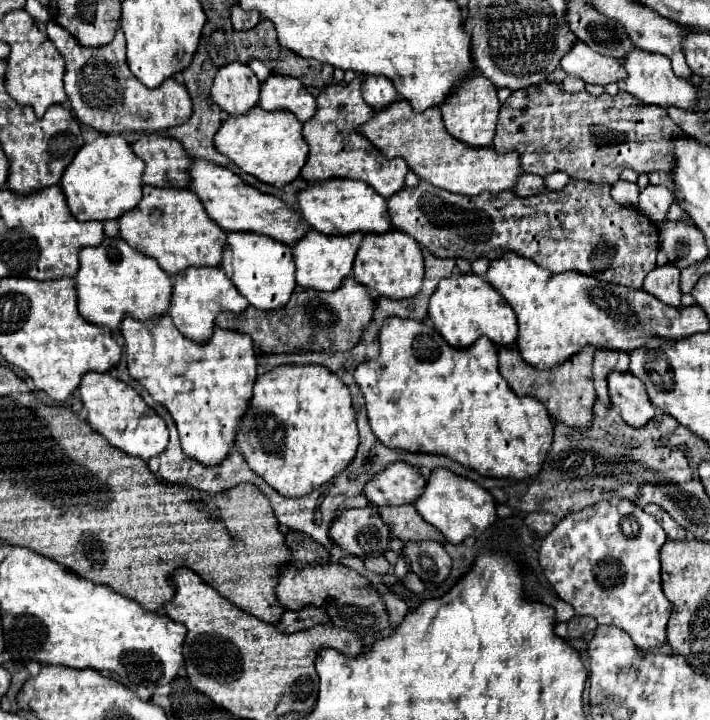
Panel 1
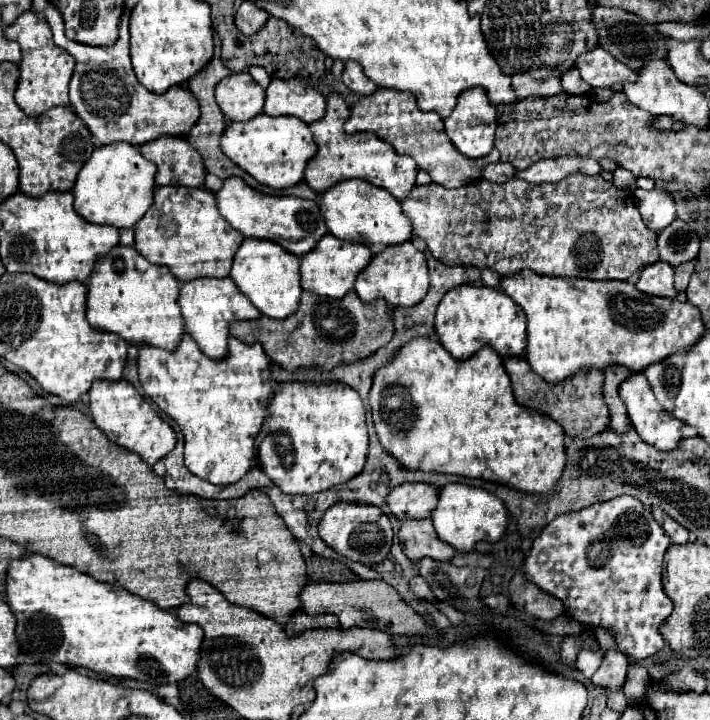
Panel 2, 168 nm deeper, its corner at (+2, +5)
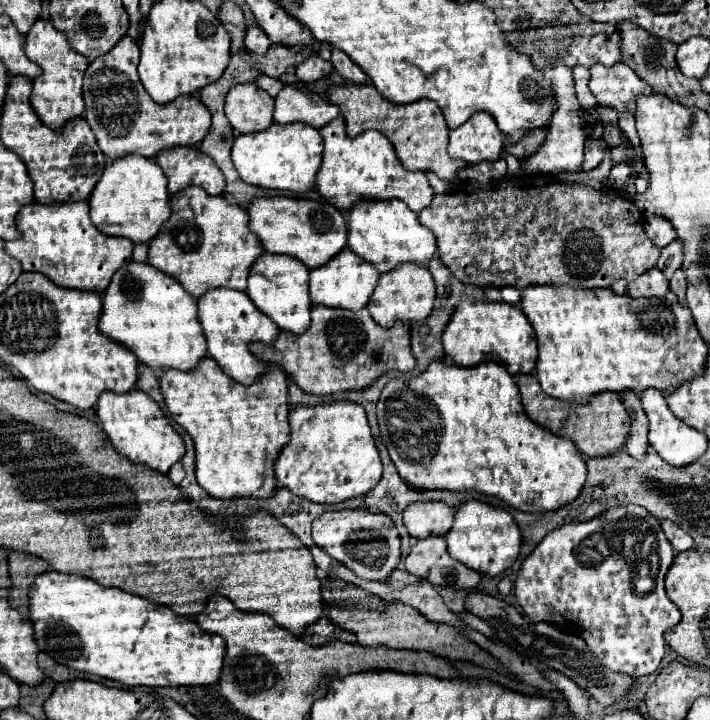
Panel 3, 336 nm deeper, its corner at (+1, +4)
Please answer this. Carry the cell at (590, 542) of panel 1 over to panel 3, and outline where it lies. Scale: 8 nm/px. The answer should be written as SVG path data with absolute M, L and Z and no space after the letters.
M617 506L585 520L569 522L549 532L535 550L523 560L517 580L515 598L533 622L549 622L565 632L581 636L589 652L609 670L625 672L633 678L651 674L659 668L665 654L663 632L679 620L679 608L665 594L665 574L673 562L673 548L665 538L661 524L643 506Z

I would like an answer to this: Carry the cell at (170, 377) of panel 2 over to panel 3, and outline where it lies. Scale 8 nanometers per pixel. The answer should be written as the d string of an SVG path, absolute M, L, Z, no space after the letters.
M201 358L191 370L173 370L163 368L159 378L161 394L165 398L167 410L171 418L187 430L195 444L195 474L201 488L205 488L211 496L217 498L237 498L237 496L255 496L265 498L273 494L275 476L273 476L273 460L277 452L289 440L289 424L287 424L287 382L285 372L277 364L267 364L265 372L249 386L235 382L231 376L221 372L221 368L211 358Z

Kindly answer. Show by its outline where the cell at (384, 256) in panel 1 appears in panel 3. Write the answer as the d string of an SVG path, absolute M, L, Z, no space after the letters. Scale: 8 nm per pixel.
M403 262L397 268L385 272L379 276L377 288L373 290L373 296L367 304L369 314L377 324L383 328L393 326L395 320L405 320L405 322L421 322L431 314L435 300L435 284L429 268L423 268L423 264L413 264L413 262Z

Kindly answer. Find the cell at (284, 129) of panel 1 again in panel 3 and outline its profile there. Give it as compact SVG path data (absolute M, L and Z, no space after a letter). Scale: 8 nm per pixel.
M273 122L263 132L237 136L231 148L233 164L239 176L247 184L257 184L261 188L287 190L291 194L303 194L313 188L315 174L321 164L321 154L323 154L323 138L319 130L301 122L293 122L285 126L279 126Z

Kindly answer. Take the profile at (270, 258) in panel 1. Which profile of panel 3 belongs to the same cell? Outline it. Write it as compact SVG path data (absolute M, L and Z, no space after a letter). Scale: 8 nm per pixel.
M263 252L253 266L249 268L247 278L247 296L253 300L253 304L265 312L281 330L289 332L303 332L309 326L309 268L301 264L293 256L277 256Z

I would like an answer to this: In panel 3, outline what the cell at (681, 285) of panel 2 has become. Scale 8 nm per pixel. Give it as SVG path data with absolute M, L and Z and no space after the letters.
M679 268L675 274L673 274L673 278L671 278L671 290L677 294L677 298L679 298L679 302L685 302L685 288L687 288L687 280L685 280L685 270L683 268Z

